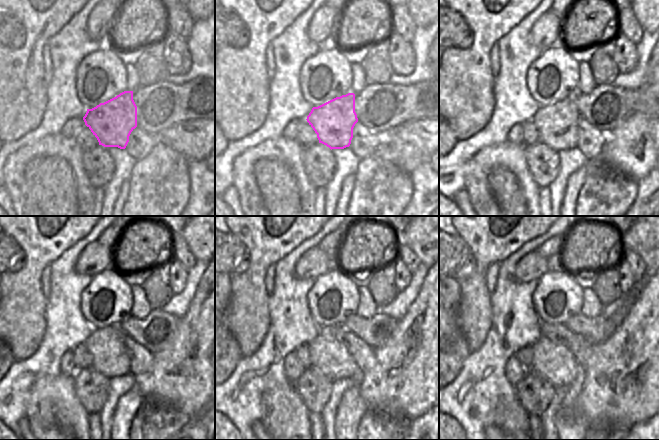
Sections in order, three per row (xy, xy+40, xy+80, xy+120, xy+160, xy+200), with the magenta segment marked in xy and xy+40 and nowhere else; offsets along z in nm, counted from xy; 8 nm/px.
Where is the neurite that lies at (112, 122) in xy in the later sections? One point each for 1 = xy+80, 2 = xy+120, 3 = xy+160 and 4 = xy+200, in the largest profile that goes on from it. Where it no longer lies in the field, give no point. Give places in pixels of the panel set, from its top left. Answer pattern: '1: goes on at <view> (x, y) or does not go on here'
1: goes on at xy+80 (557, 123)
2: goes on at xy+120 (106, 346)
3: goes on at xy+160 (330, 357)
4: goes on at xy+200 (552, 361)

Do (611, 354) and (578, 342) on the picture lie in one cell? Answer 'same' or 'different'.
different

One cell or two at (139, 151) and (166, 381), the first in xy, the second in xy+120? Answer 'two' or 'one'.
two

